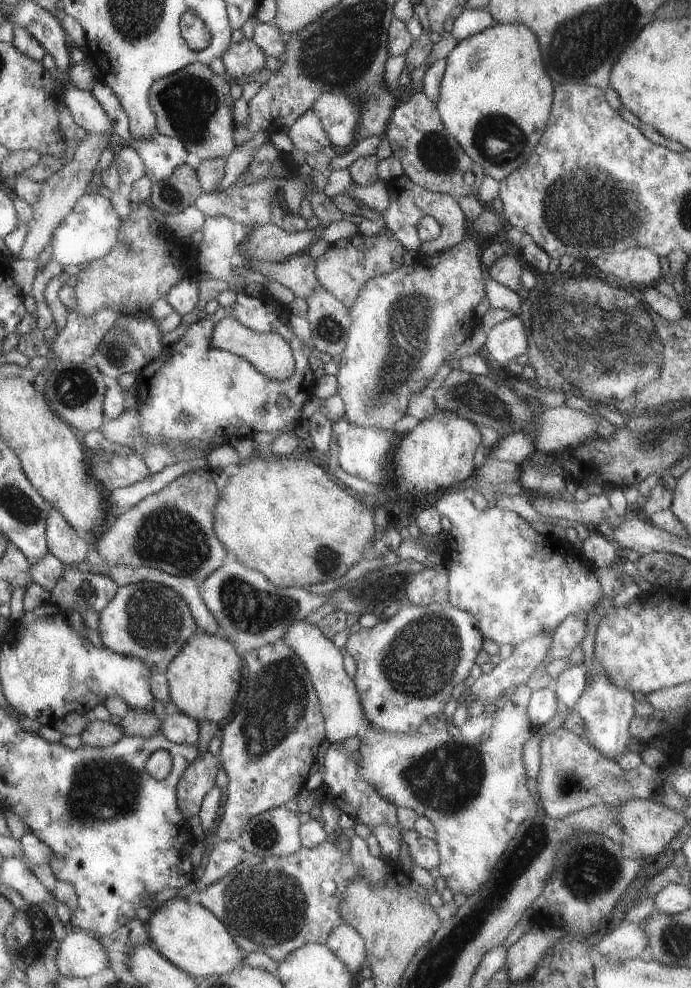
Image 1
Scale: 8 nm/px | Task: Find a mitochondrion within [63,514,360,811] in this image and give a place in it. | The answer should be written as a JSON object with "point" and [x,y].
{"point":[278,700]}

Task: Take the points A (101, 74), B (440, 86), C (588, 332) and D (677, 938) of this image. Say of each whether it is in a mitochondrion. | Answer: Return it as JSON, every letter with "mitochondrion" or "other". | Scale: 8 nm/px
{"A":"other","B":"other","C":"mitochondrion","D":"mitochondrion"}

